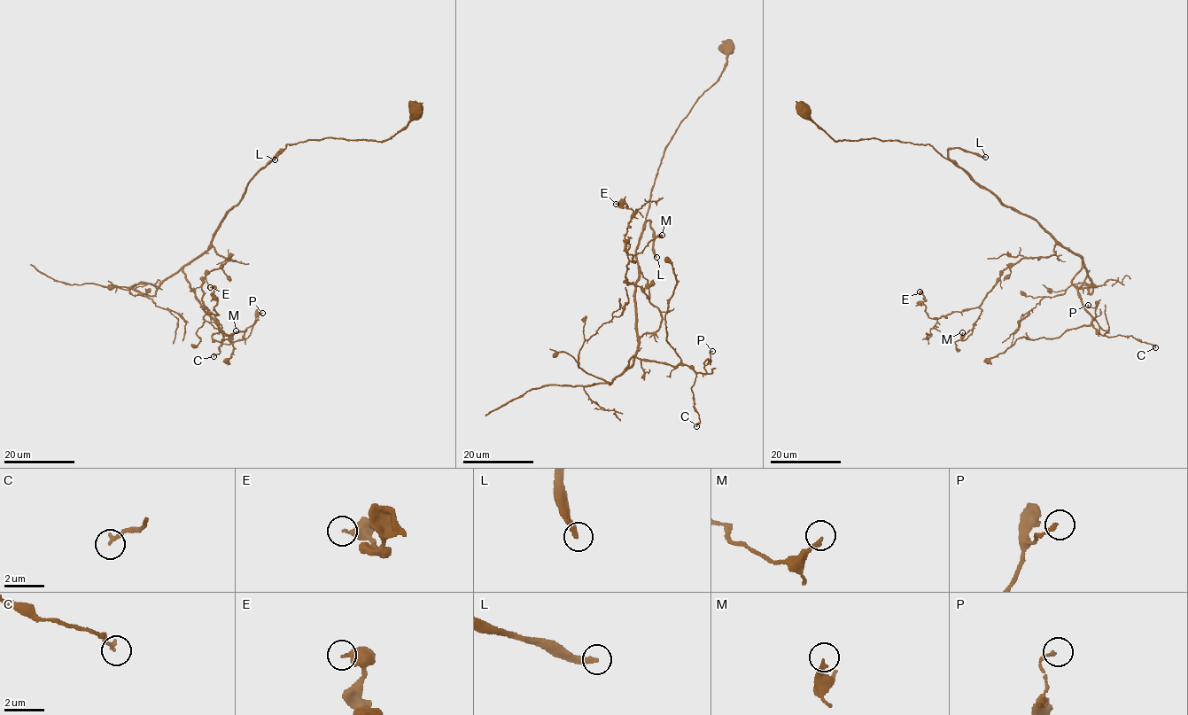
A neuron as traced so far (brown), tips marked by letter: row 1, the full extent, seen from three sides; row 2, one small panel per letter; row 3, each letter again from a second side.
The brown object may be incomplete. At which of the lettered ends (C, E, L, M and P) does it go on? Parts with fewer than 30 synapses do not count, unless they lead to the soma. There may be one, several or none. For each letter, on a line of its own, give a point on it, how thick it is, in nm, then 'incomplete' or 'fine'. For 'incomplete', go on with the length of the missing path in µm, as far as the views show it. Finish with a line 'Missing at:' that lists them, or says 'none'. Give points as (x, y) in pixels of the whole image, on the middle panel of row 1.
C: at (696, 426); 190 nm thick; fine
E: at (616, 204); 400 nm thick; fine
L: at (656, 257); 300 nm thick; incomplete; about 80 µm are missing
M: at (662, 235); 190 nm thick; fine
P: at (712, 351); 160 nm thick; fine
Missing at: L

